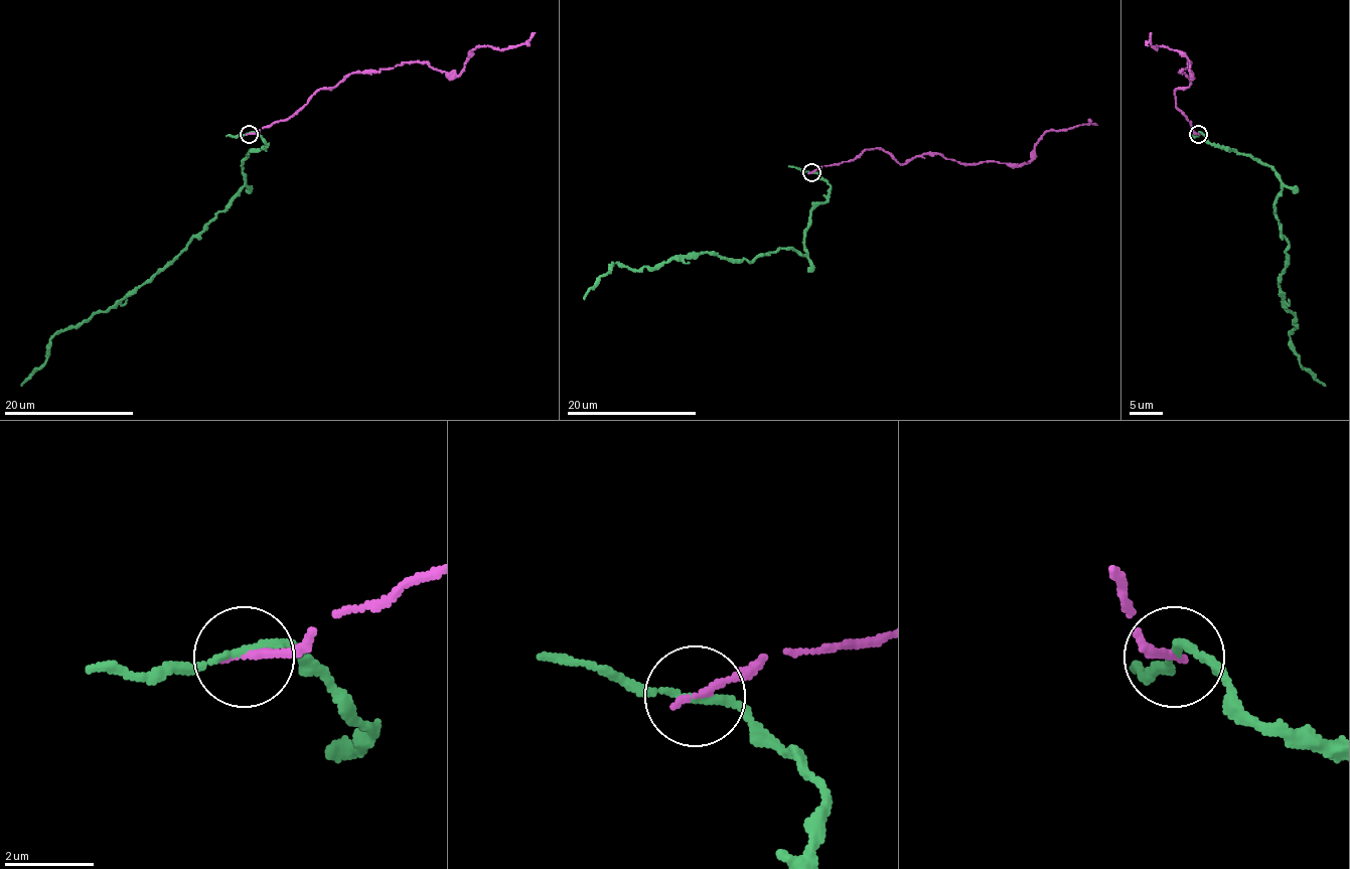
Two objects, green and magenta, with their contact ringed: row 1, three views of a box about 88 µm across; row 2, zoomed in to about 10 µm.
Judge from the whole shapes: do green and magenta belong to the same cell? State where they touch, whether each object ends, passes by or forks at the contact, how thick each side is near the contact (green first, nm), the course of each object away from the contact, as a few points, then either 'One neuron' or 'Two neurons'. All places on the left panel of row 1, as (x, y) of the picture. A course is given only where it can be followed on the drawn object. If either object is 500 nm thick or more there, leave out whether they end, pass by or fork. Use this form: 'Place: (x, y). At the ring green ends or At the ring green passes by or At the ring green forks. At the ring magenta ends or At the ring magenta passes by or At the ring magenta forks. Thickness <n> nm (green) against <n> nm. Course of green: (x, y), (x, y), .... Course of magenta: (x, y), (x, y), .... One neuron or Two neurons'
Place: (249, 134). At the ring green passes by. At the ring magenta ends. Thickness 170 nm (green) against 180 nm. Course of green: (250, 134), (267, 144), (243, 158), (245, 181), (230, 204), (140, 286), (60, 329), (21, 385). Course of magenta: (250, 134), (290, 118), (318, 90), (353, 73), (427, 62), (458, 76), (474, 47), (514, 47), (535, 33). Two neurons

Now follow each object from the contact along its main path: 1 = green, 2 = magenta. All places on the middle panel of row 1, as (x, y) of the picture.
1: (811, 172), (830, 192), (810, 213), (806, 254), (613, 264), (584, 299)
2: (811, 172), (880, 148), (901, 164), (916, 156), (942, 154), (964, 164), (1020, 164), (1046, 132), (1096, 125)

